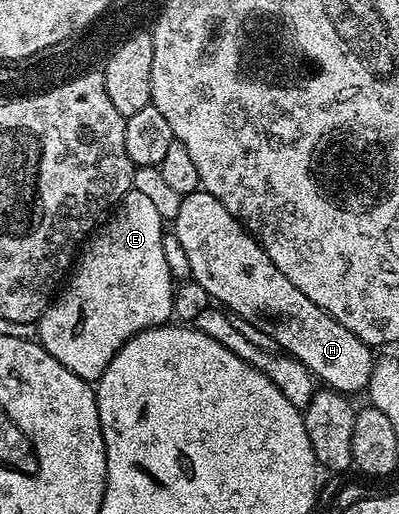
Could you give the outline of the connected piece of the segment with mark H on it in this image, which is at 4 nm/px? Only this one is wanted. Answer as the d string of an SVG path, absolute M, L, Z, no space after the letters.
M201 188L193 194L185 194L181 200L181 208L174 219L174 233L182 243L182 249L190 260L190 272L192 281L197 282L206 290L211 301L219 304L225 311L231 312L241 323L249 322L256 330L261 330L272 342L277 342L279 349L286 355L291 355L307 368L309 373L329 390L339 390L345 396L353 396L359 392L367 391L370 372L374 361L373 347L367 346L350 328L338 324L334 316L330 316L318 304L314 304L266 256L259 242L244 229L239 220L214 196L210 196L207 190Z

